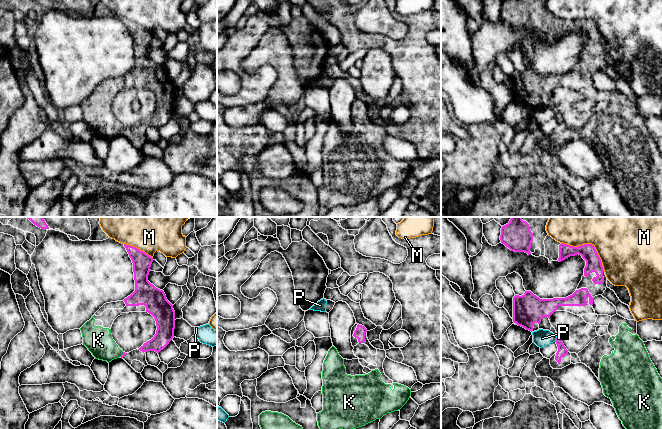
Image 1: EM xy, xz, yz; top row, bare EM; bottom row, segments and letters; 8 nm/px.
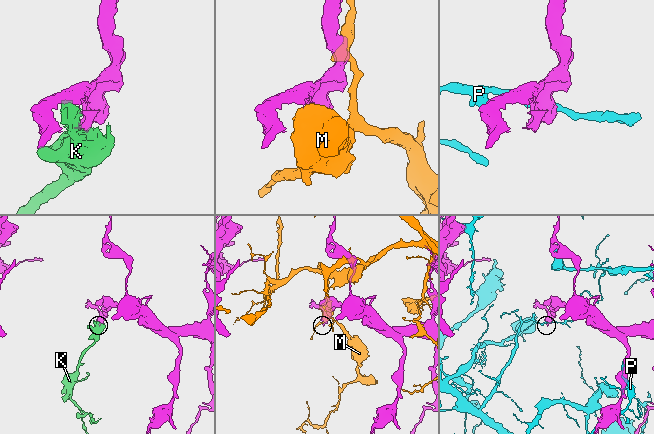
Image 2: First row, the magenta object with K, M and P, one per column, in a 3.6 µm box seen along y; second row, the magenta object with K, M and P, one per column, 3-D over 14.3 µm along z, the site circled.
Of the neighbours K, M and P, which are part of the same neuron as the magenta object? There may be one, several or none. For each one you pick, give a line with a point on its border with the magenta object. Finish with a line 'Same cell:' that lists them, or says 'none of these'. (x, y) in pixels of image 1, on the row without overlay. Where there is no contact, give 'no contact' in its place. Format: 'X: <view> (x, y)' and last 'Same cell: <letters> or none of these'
K: xy (122, 131)
Same cell: K

